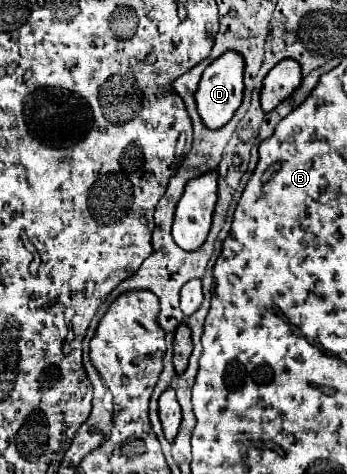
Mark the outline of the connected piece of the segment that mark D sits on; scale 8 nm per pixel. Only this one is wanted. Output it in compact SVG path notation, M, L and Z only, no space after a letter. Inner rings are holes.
M225 51L221 57L217 57L203 71L199 89L195 93L195 101L197 101L197 111L207 127L211 127L211 129L223 127L233 117L237 107L241 105L241 101L243 101L243 71L245 71L245 61L243 61L241 53L237 53L237 51Z

